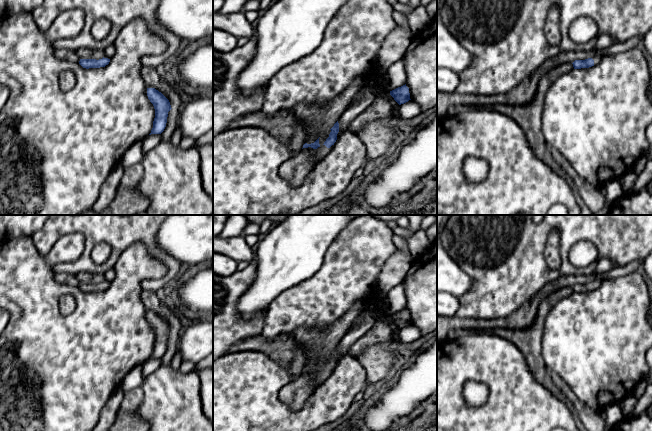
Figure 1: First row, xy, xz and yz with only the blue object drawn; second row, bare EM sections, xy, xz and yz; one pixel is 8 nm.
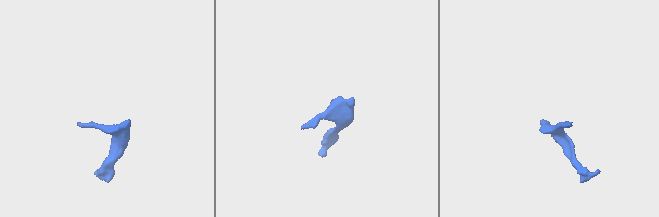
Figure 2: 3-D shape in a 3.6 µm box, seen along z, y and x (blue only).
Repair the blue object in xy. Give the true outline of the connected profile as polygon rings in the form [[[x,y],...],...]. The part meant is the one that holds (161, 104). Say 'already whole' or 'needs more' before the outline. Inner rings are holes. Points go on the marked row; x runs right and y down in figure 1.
already whole; [[[147,88],[147,96],[155,109],[151,134],[161,134],[167,123],[168,112],[172,109],[169,100],[155,88]]]

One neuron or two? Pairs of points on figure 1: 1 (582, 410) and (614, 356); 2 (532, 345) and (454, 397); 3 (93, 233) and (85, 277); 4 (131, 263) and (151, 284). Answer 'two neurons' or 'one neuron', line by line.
1: two neurons
2: two neurons
3: two neurons
4: two neurons

